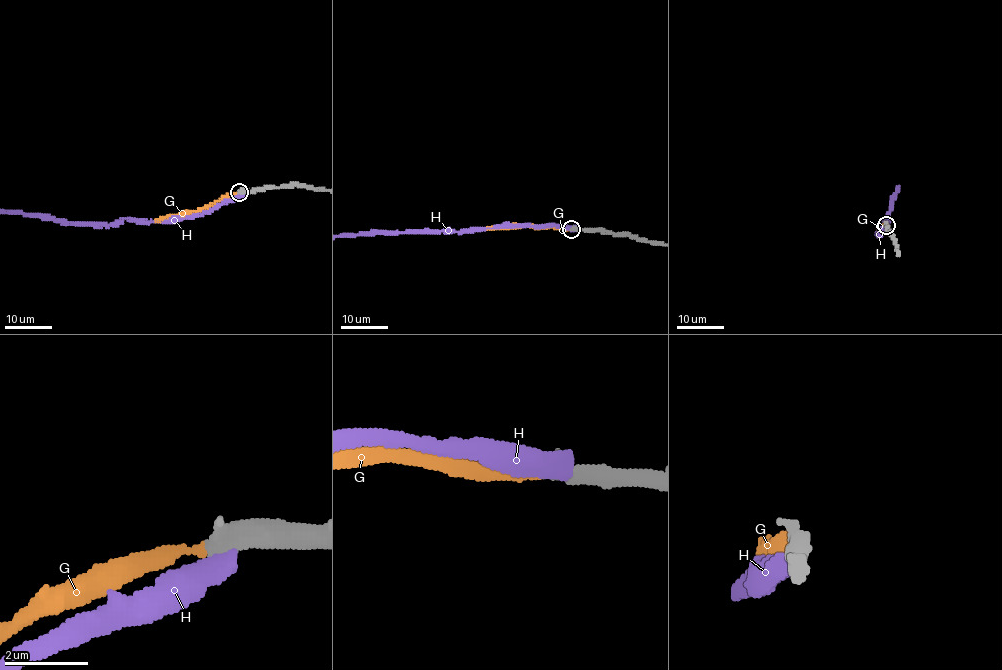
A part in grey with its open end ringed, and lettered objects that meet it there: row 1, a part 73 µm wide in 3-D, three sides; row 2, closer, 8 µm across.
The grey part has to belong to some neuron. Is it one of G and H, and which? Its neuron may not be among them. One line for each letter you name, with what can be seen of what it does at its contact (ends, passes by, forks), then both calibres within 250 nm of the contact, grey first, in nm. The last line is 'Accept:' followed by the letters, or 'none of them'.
G: it ends; calibres 420 and 220 nm
Accept: G

